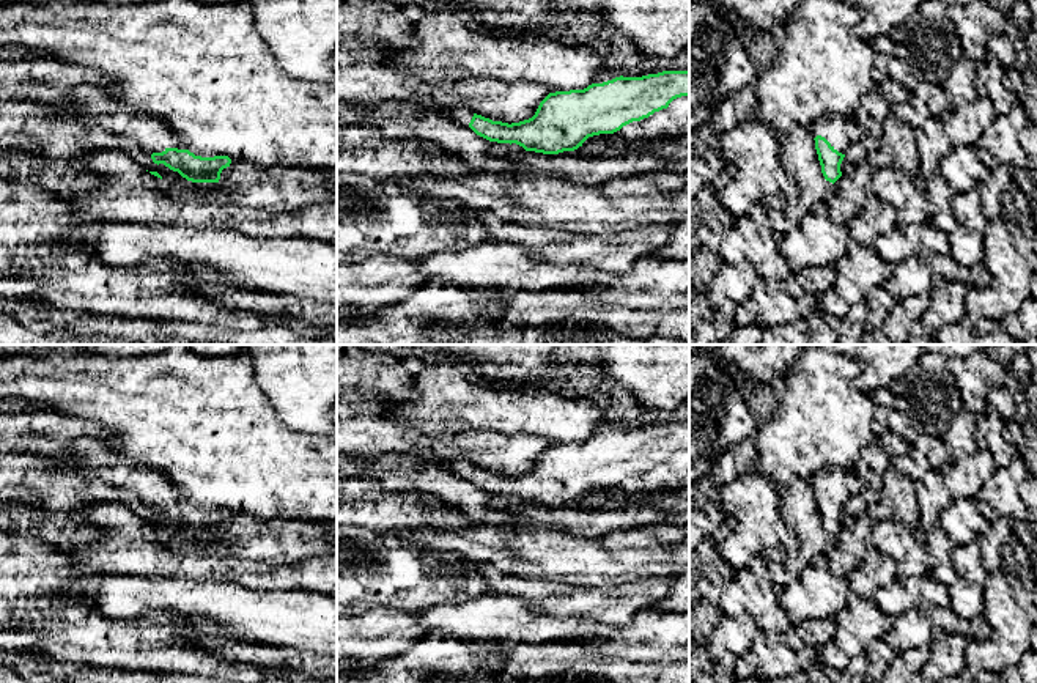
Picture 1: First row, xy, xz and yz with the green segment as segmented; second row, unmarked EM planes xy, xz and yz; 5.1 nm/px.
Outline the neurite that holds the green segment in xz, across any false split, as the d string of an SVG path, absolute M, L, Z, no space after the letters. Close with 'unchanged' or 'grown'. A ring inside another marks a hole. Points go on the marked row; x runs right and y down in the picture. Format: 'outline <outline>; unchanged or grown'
outline M689 71L620 76L584 90L549 93L532 118L511 124L493 121L461 105L441 112L489 142L559 154L578 150L589 137L614 134L633 121L648 118L681 96L689 96Z; grown

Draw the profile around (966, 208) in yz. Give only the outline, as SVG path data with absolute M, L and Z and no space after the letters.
M979 190L954 194L952 214L957 227L947 234L950 244L950 257L968 268L983 263L983 231L988 220L982 214Z

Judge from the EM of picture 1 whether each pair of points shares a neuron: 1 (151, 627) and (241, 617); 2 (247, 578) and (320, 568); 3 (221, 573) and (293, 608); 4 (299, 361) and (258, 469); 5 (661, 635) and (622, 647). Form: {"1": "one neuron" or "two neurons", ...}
{"1": "two neurons", "2": "one neuron", "3": "two neurons", "4": "two neurons", "5": "one neuron"}

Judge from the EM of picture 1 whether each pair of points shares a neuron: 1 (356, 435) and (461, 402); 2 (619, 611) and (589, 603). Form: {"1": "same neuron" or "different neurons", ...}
{"1": "different neurons", "2": "same neuron"}

